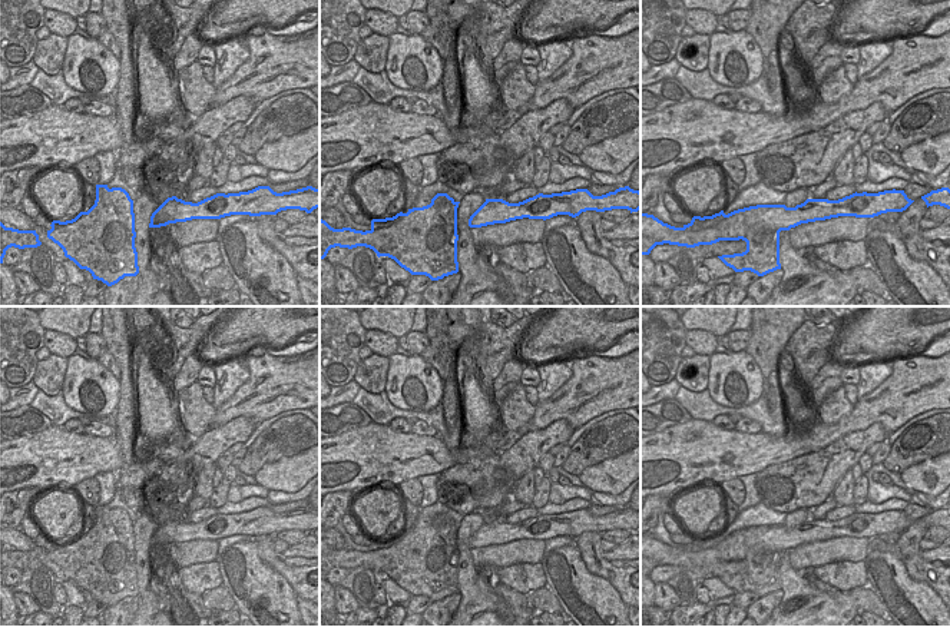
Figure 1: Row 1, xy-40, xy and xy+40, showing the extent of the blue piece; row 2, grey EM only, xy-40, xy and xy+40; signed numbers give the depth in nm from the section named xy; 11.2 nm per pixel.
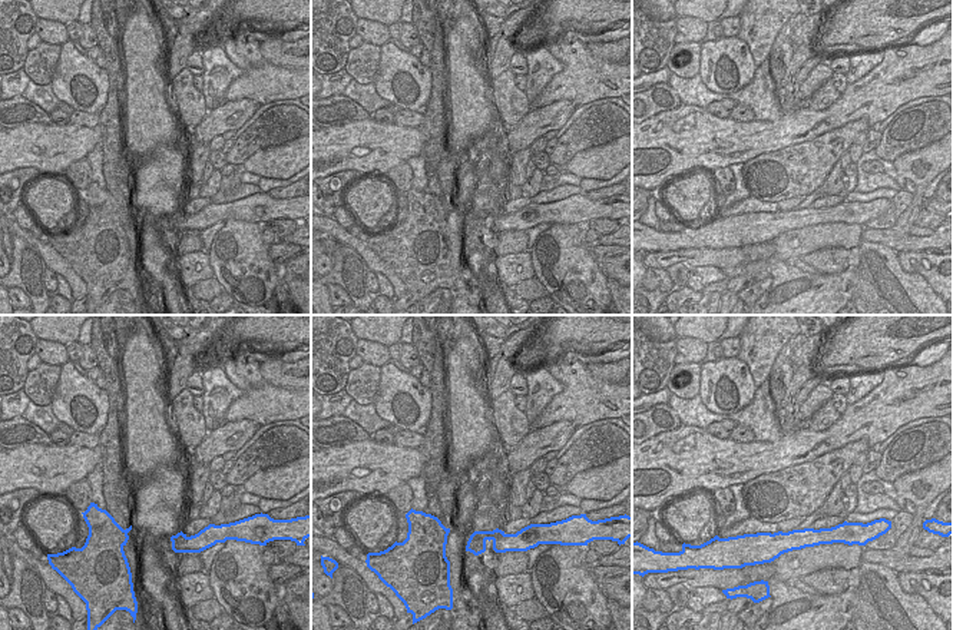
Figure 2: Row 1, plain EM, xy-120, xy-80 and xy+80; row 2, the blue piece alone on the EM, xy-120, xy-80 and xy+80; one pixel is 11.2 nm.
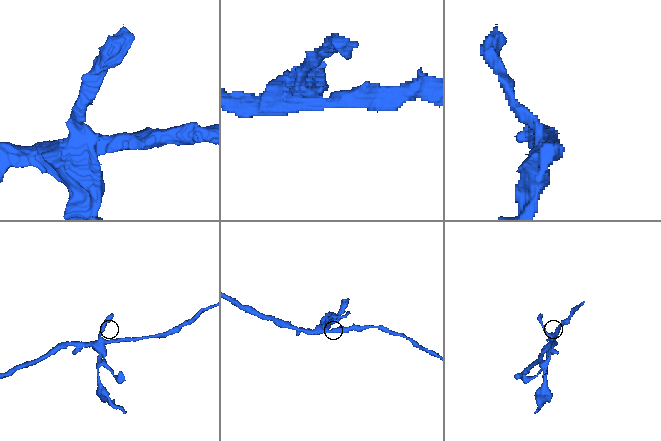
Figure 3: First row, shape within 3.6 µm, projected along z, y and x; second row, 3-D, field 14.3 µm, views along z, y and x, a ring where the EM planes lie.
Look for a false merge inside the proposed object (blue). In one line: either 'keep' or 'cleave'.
cleave

